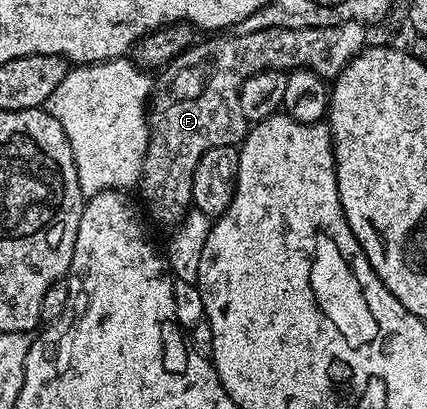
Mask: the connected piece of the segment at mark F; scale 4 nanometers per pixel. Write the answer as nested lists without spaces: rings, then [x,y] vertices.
[[[342,22],[342,26],[326,26],[325,28],[311,28],[310,30],[286,30],[285,28],[267,28],[266,30],[256,30],[250,34],[220,34],[215,38],[208,38],[208,41],[198,42],[188,52],[183,52],[173,64],[168,65],[159,73],[160,81],[155,81],[150,97],[150,103],[146,109],[148,118],[148,153],[144,159],[144,171],[140,174],[140,182],[138,185],[138,193],[144,199],[144,204],[148,207],[148,212],[160,224],[179,225],[180,221],[188,215],[192,208],[192,183],[194,182],[194,170],[198,166],[198,162],[202,158],[202,154],[206,154],[206,150],[214,150],[218,146],[236,146],[247,136],[250,127],[250,121],[242,114],[242,106],[240,105],[240,91],[244,89],[244,83],[251,76],[259,72],[265,72],[273,68],[279,72],[285,70],[295,70],[298,68],[309,68],[314,74],[325,78],[335,78],[346,65],[352,61],[359,52],[363,52],[368,40],[369,29],[358,22]]]

